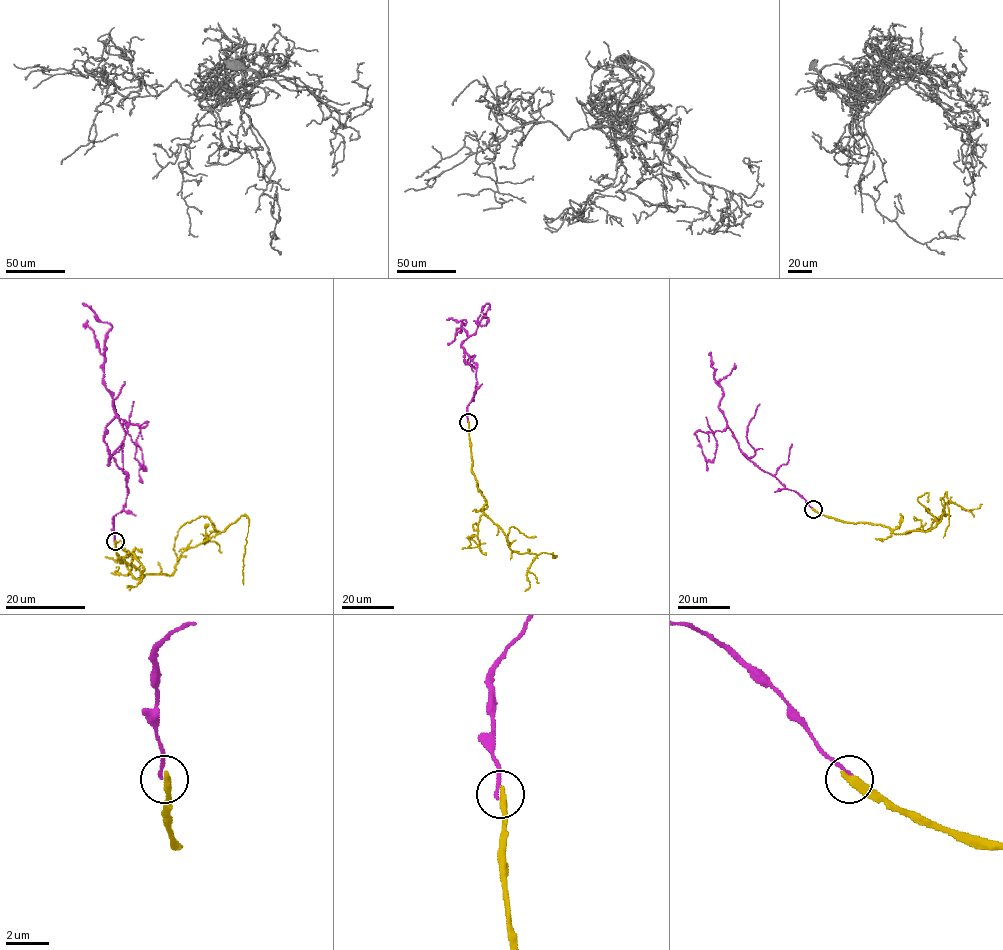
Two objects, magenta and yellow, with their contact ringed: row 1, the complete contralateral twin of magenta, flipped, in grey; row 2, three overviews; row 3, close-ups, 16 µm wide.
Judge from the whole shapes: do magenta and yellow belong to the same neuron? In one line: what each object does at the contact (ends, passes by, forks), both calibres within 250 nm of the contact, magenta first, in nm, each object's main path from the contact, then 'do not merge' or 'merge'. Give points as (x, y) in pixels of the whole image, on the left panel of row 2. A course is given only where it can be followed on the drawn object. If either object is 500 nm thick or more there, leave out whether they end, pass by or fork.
magenta ends there; yellow ends there; 140 nm thick on the magenta side, 360 nm on the other; magenta runs (114, 541), (129, 477), (105, 428), (116, 417), (146, 423), (135, 455), (145, 468), (127, 431), (134, 401); yellow runs (115, 542), (120, 561), (136, 567), (137, 578), (170, 575), (182, 552), (245, 516), (243, 584); do not merge

